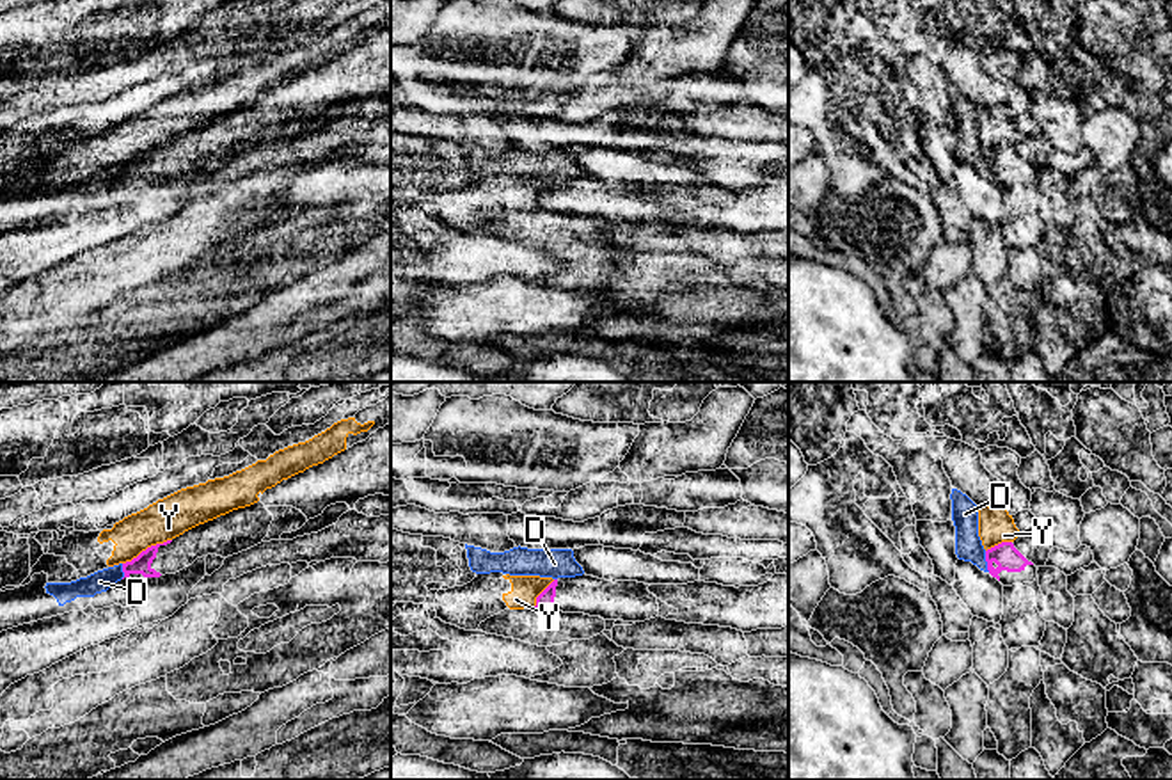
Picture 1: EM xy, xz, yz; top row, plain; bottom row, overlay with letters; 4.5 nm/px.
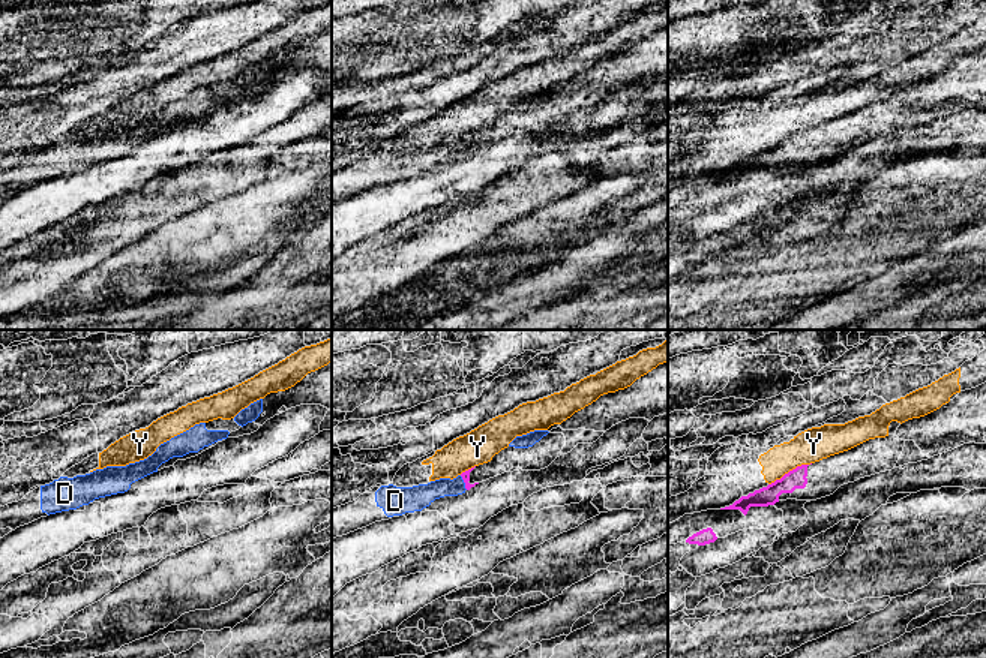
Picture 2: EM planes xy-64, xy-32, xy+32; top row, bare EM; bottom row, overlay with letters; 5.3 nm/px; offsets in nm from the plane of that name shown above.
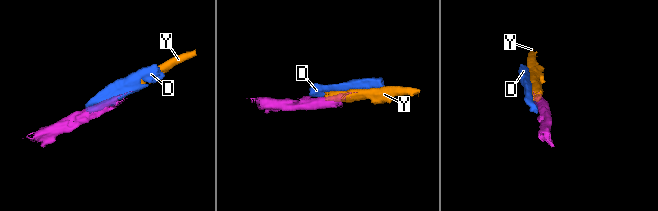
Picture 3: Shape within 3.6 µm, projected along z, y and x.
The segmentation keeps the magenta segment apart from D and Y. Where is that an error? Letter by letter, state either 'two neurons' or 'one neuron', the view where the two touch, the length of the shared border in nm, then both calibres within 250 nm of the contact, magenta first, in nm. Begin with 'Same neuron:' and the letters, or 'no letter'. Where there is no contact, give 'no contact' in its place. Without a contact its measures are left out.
Same neuron: no letter
D: two neurons; contact in yz; length 100 nm; calibres 110 and 130 nm
Y: two neurons; contact in xy; length 260 nm; calibres 80 and 190 nm

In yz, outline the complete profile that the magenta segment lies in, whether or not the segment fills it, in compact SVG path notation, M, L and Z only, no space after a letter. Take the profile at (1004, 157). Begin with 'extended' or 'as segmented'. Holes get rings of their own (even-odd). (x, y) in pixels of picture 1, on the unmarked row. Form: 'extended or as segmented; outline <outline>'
extended; outline M1002 144L986 153L987 172L1003 188L1033 185L1037 169L1012 144Z

